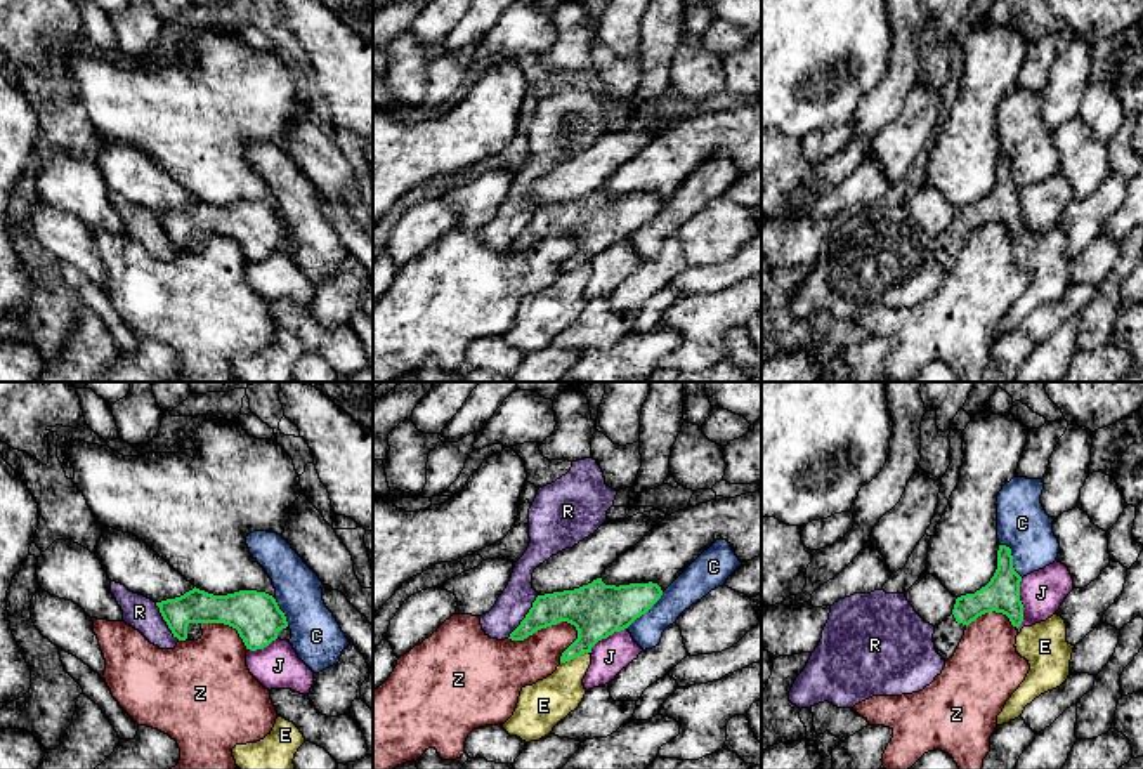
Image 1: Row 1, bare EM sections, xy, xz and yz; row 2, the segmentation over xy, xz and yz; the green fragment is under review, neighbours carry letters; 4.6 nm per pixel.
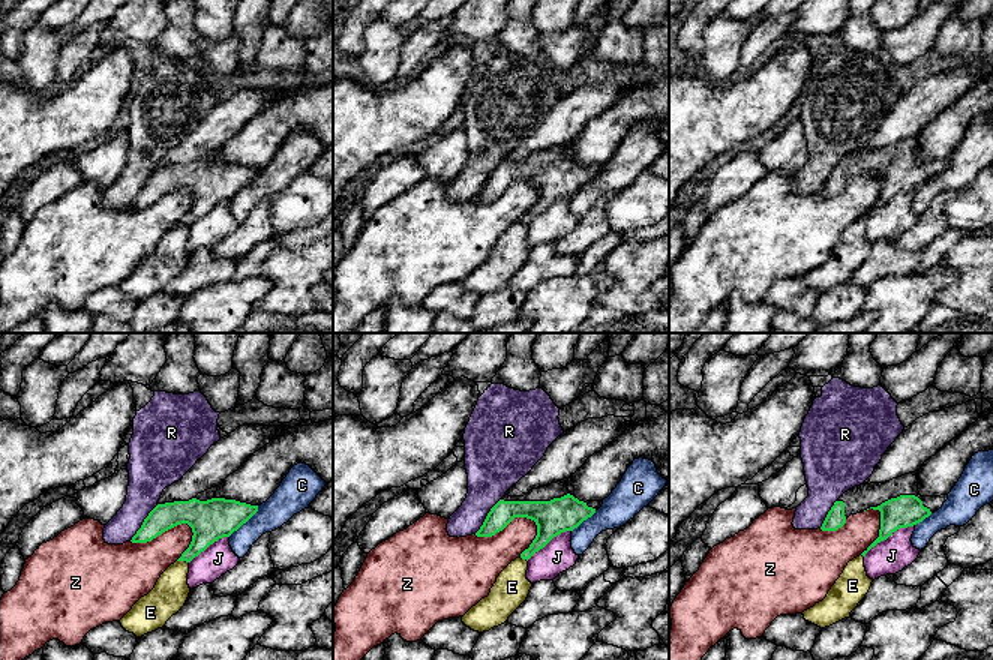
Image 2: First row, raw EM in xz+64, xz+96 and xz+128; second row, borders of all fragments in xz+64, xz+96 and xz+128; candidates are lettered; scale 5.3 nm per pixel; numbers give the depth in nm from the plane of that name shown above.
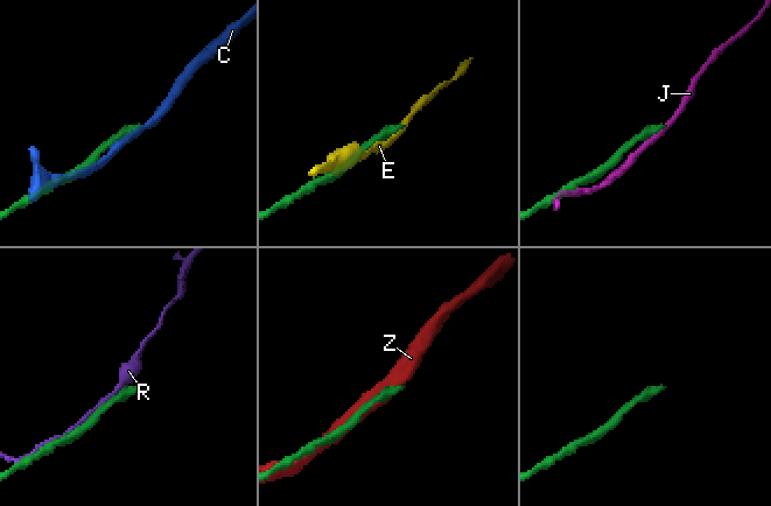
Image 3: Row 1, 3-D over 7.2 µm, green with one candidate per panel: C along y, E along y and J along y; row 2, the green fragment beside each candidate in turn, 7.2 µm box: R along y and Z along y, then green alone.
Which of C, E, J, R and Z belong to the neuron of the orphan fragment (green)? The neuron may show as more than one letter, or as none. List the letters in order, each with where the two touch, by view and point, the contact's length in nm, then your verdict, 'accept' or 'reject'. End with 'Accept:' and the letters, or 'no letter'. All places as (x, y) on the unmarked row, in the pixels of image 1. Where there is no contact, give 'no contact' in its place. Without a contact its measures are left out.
C: yz (1012, 169) | 190 nm | reject
E: xz (574, 268) | 150 nm | reject
J: yz (1022, 216) | 240 nm | reject
R: xz (526, 228) | 240 nm | reject
Z: xz (543, 238) | 340 nm | reject
Accept: no letter

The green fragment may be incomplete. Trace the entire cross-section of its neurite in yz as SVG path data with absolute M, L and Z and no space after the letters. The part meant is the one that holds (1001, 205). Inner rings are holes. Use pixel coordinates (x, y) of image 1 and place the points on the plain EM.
M999 156L997 181L990 193L975 205L957 208L952 226L935 236L933 253L942 271L954 267L966 238L985 224L1003 224L1018 240L1023 233L1020 193L1022 187L1013 179L1011 160Z

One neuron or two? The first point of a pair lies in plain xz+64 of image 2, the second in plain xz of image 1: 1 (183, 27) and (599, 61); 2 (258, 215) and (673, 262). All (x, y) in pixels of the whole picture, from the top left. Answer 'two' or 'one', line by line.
1: two
2: one

